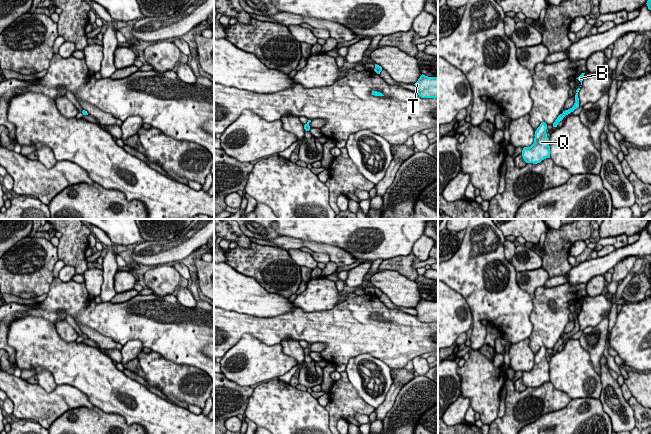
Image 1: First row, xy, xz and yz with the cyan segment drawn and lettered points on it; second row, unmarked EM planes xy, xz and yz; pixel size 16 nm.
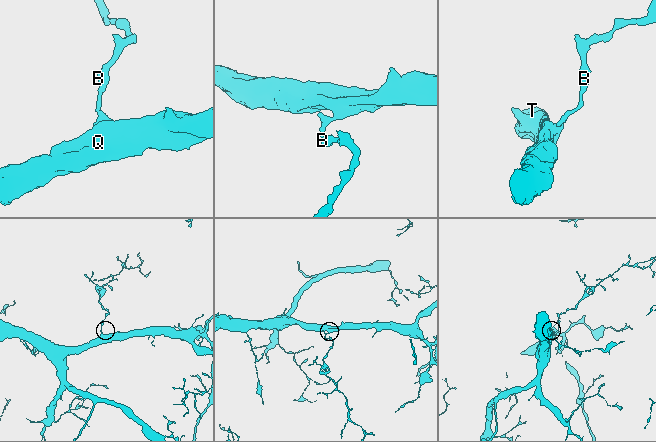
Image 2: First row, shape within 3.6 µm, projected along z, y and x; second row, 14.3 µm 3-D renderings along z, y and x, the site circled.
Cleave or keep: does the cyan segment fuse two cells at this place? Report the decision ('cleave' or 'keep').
keep

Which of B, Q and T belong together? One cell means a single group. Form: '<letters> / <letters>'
B Q T

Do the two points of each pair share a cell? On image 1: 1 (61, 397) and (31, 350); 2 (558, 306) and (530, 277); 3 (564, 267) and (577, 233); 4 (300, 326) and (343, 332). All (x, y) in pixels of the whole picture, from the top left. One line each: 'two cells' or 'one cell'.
1: two cells
2: two cells
3: one cell
4: one cell

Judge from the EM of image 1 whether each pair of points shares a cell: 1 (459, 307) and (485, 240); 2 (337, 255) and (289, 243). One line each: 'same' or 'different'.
1: different
2: same

